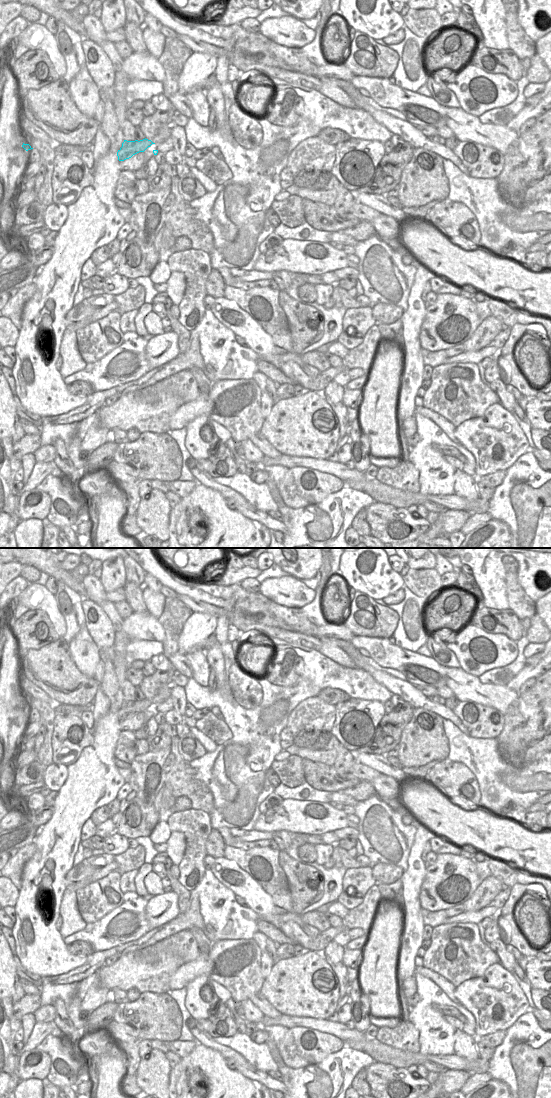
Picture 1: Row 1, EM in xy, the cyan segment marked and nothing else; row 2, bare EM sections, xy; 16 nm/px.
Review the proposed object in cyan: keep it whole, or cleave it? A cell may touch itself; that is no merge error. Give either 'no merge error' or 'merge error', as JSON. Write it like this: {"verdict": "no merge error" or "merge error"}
{"verdict": "merge error"}

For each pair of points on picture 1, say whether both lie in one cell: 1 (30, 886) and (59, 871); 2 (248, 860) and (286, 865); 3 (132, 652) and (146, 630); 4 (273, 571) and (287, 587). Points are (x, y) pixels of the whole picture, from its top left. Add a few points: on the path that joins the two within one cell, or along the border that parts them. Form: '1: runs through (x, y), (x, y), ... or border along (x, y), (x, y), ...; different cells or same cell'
1: runs through (31, 873), (45, 856), (54, 858); same cell
2: border along (279, 851), (278, 864), (284, 872), (289, 885); different cells
3: border along (161, 641), (134, 640), (123, 652), (119, 651); different cells
4: border along (291, 575), (267, 577), (260, 584); different cells

